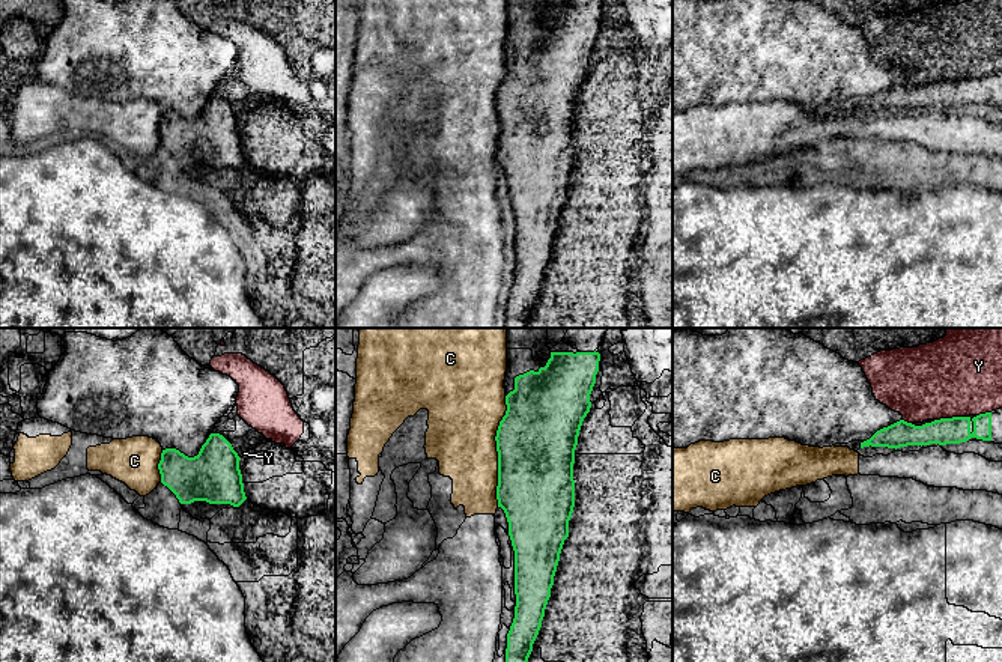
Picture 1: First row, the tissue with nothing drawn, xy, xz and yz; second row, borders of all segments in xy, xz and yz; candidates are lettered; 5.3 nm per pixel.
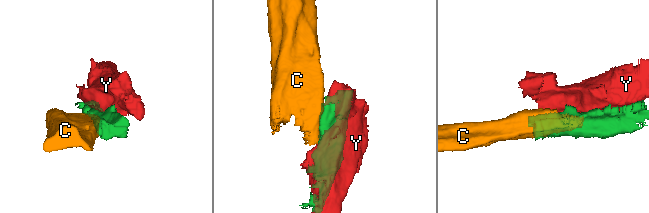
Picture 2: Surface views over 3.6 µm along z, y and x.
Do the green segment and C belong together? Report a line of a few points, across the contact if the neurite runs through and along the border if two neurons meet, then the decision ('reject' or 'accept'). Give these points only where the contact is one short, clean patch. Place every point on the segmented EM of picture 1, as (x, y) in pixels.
reject

